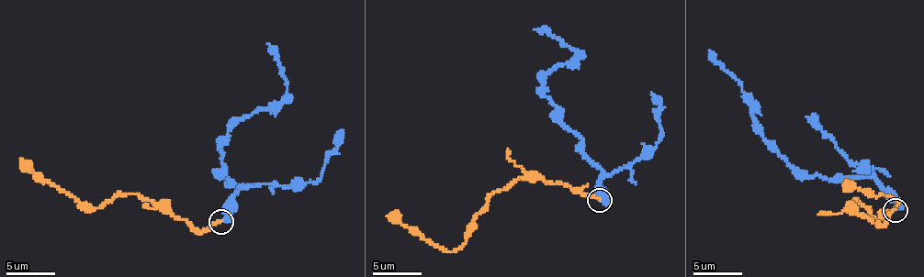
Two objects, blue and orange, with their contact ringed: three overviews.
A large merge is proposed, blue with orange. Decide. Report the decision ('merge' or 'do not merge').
merge

